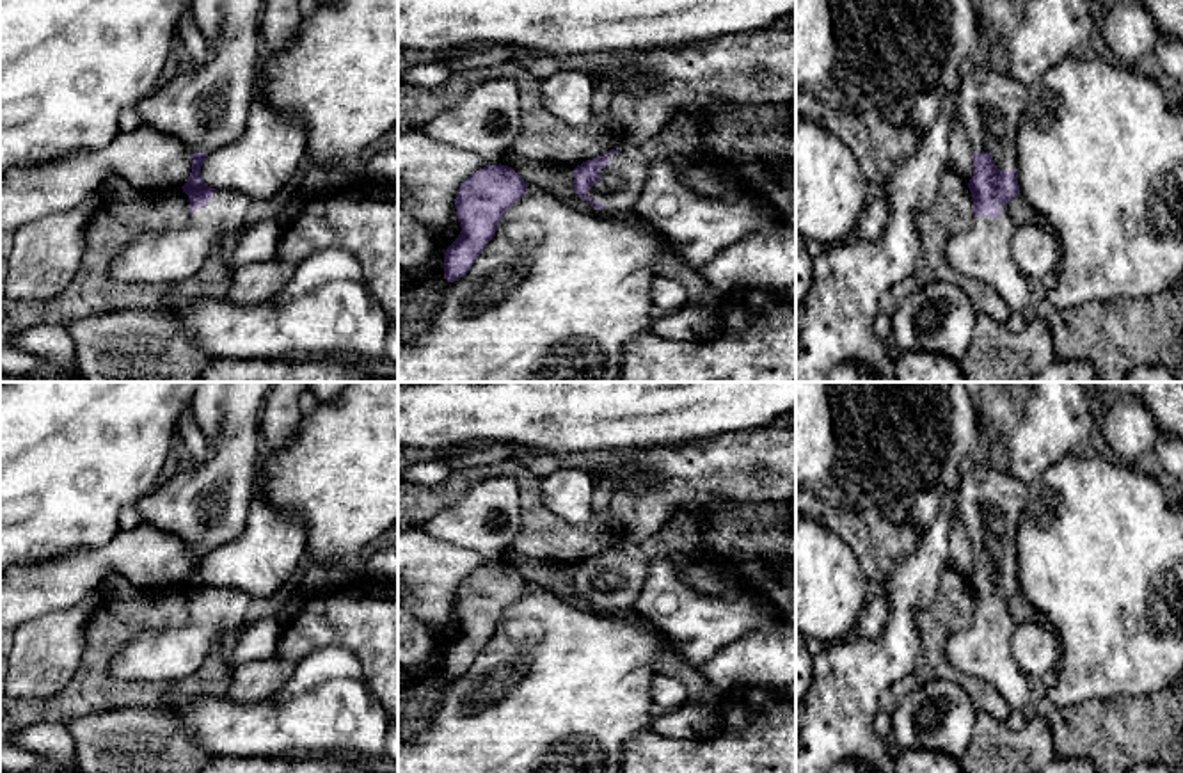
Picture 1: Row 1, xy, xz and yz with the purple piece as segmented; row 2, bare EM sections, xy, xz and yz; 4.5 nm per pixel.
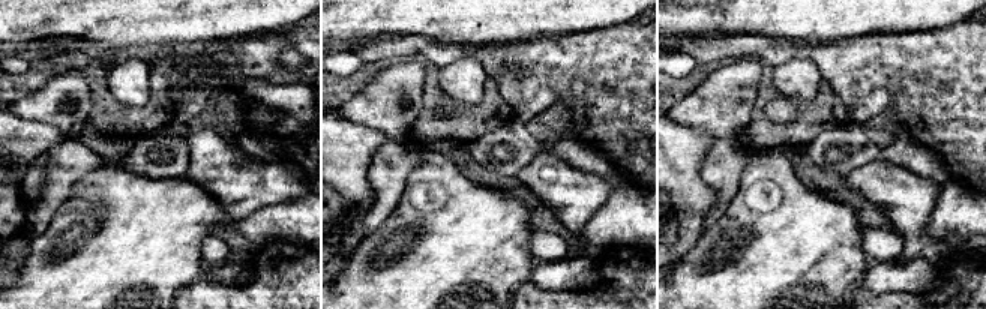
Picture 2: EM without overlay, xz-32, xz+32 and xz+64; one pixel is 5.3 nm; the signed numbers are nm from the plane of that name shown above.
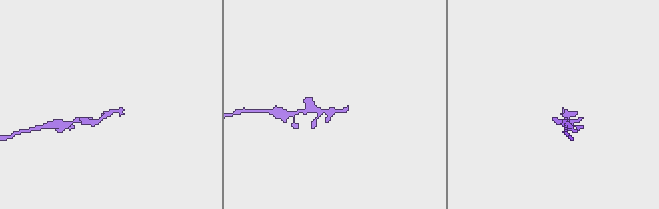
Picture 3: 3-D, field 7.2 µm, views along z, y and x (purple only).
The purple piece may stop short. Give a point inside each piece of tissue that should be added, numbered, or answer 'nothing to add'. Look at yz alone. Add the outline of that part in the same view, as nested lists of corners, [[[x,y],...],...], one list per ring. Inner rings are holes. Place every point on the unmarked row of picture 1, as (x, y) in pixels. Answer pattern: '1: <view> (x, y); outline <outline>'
1: yz (990, 500); outline [[[979,418],[977,421],[986,444],[956,489],[956,517],[963,522],[973,551],[991,551],[996,567],[1014,569],[1027,485],[996,458],[988,425]]]

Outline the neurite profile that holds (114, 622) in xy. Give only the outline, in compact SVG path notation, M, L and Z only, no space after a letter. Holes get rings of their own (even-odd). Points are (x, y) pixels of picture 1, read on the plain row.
M183 586L142 588L128 599L103 601L91 620L91 634L78 672L67 689L53 698L16 698L5 691L7 657L14 631L0 633L0 745L36 723L67 723L105 709L181 707L202 697L227 697L231 666L222 661L218 638L202 666L174 682L119 681L110 675L110 659L144 629L169 631L188 624L190 599Z

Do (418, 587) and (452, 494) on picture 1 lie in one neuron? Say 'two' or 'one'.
two

